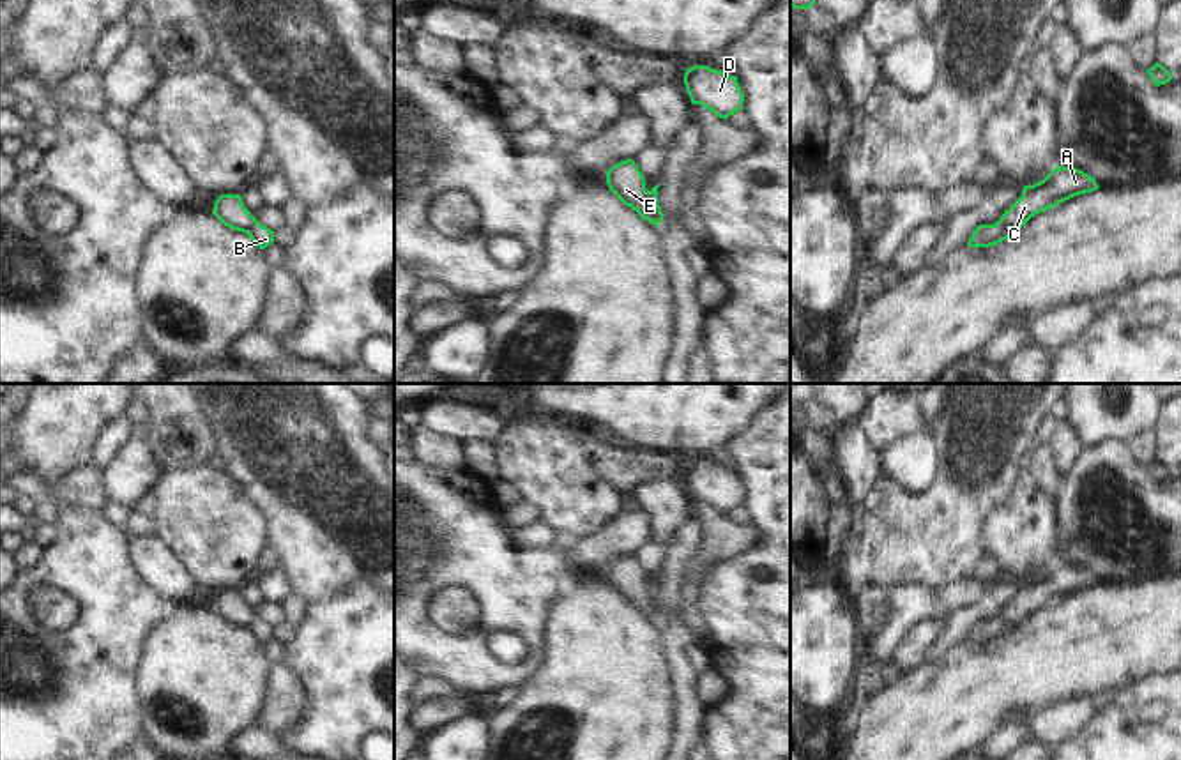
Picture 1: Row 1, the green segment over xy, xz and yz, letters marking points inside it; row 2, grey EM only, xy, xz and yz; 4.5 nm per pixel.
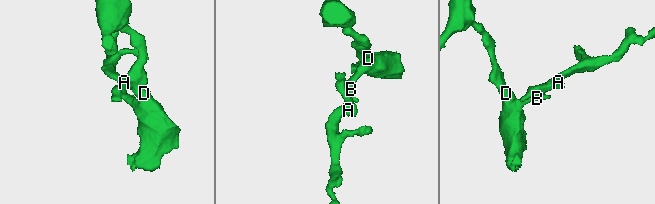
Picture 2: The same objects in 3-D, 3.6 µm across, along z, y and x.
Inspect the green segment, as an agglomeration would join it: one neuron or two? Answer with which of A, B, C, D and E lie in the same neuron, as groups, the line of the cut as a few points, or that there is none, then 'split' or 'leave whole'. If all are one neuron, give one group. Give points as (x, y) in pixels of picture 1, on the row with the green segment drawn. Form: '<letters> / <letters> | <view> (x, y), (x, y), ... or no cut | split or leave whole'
A C E / B D | xz (646, 191), (651, 212), (660, 221) | split

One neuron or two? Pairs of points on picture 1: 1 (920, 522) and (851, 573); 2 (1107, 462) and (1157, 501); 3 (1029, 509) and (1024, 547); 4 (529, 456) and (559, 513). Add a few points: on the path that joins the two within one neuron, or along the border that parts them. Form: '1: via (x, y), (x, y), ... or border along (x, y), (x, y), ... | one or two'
1: via (902, 539), (888, 554), (868, 559) | one
2: via (1120, 472), (1144, 497) | one
3: via (1029, 518), (1024, 538) | one
4: via (543, 471), (559, 486), (559, 499) | one

